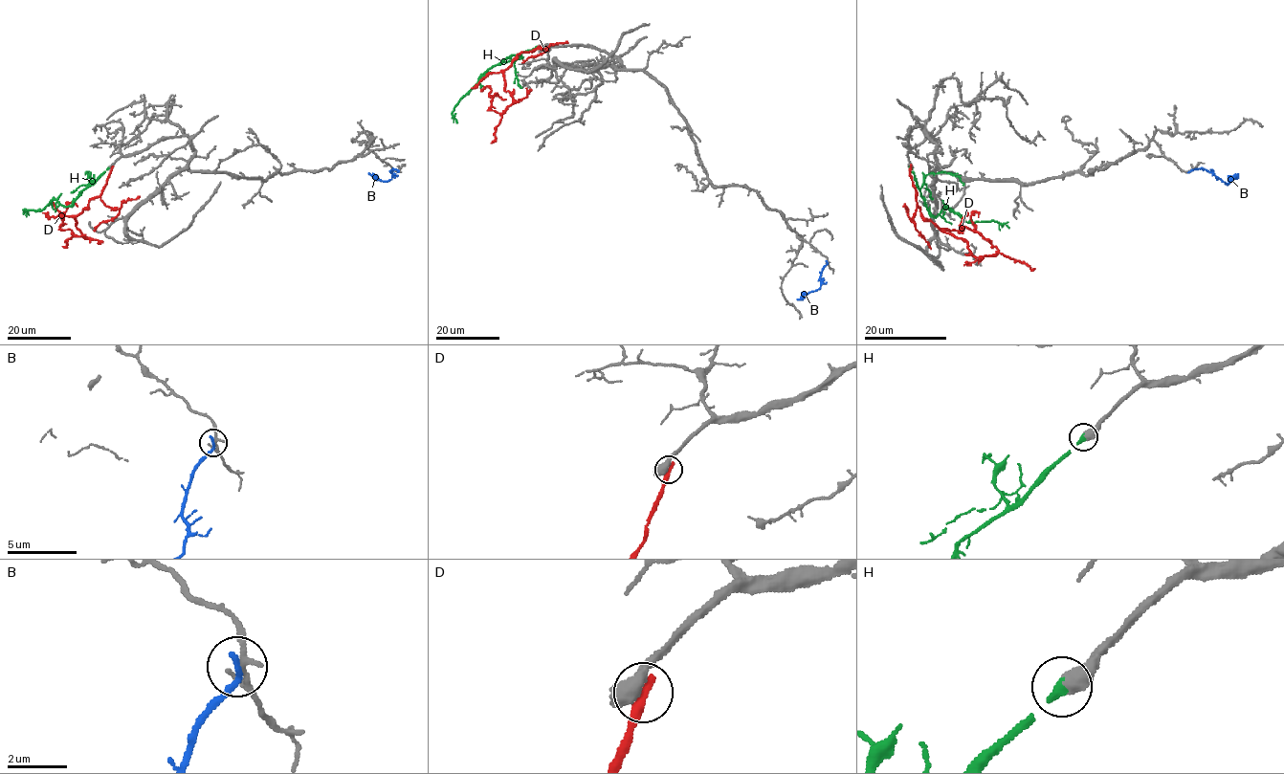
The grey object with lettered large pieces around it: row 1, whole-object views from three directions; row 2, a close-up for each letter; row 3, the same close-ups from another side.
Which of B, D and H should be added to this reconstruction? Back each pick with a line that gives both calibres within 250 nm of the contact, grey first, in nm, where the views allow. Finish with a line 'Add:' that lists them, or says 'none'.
H: calibres 600 and 320 nm
Add: H

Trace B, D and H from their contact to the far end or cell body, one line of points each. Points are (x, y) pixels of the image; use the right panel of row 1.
B: (1189, 171), (1203, 168), (1228, 184), (1238, 173)
D: (910, 166), (922, 215), (962, 237), (976, 257), (993, 255), (998, 249), (971, 219), (974, 211), (978, 216)
H: (910, 167), (926, 210), (933, 215), (948, 209), (965, 222), (999, 222), (1009, 228)

